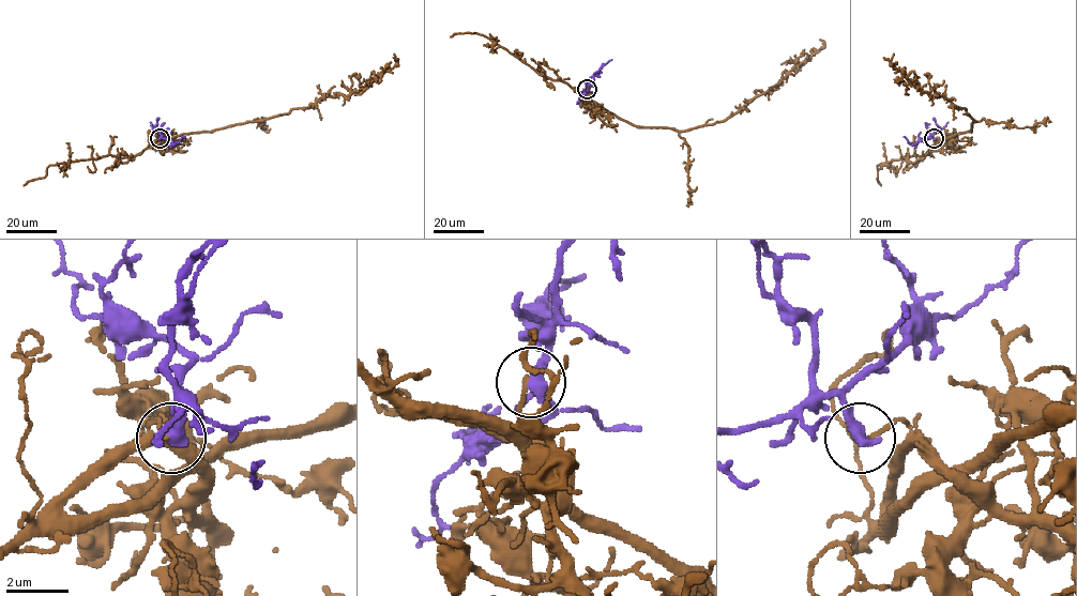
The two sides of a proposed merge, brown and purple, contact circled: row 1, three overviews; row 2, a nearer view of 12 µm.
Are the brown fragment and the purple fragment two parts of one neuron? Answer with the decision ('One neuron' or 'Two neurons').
Two neurons

